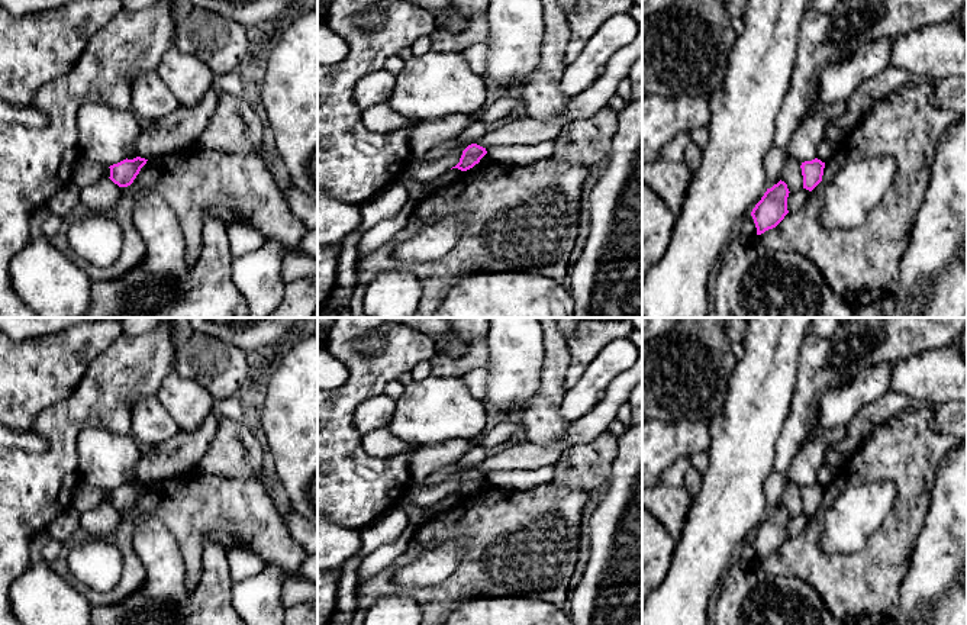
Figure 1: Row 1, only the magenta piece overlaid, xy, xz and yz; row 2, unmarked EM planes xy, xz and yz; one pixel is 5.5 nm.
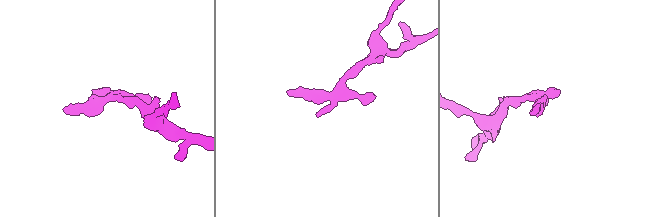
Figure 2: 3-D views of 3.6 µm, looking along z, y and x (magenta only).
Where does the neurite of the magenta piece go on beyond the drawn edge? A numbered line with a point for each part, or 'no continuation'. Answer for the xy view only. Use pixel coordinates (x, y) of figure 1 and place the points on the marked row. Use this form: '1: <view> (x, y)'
no continuation

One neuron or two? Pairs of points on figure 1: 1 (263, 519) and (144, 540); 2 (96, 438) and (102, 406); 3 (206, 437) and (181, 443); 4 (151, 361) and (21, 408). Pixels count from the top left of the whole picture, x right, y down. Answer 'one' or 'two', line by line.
1: two
2: two
3: one
4: two

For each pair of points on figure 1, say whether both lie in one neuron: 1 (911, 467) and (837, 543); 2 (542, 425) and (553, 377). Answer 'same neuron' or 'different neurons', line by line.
1: different neurons
2: same neuron

